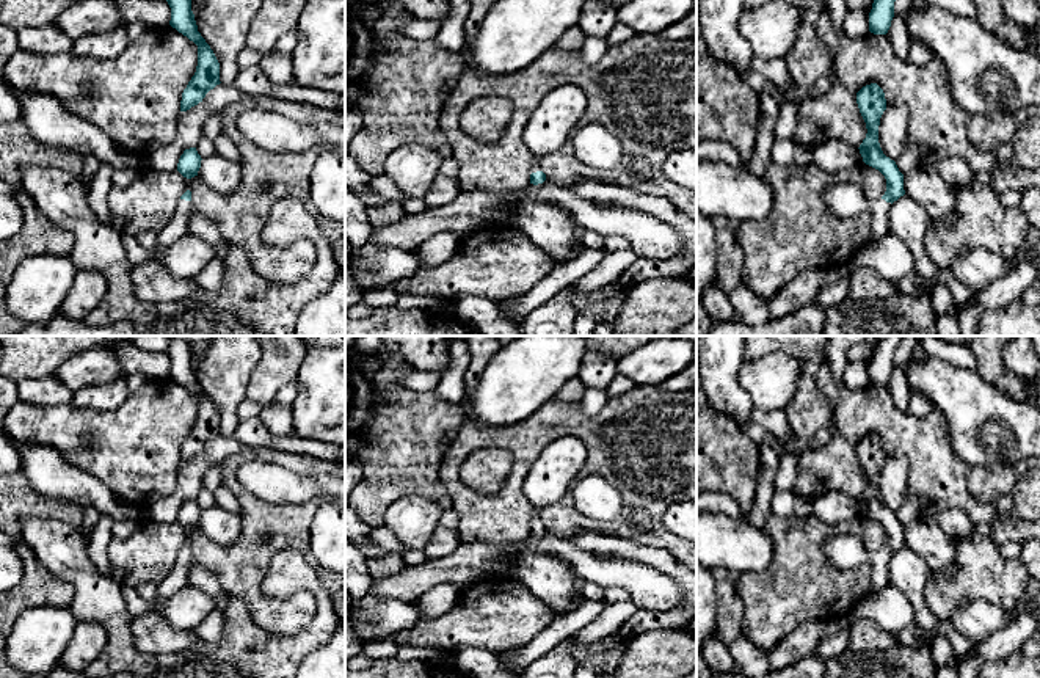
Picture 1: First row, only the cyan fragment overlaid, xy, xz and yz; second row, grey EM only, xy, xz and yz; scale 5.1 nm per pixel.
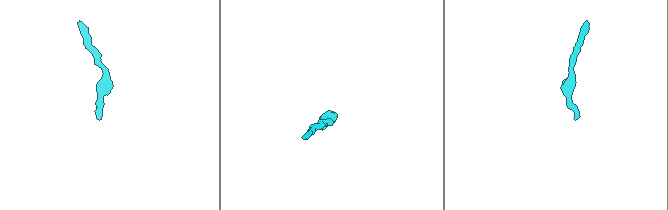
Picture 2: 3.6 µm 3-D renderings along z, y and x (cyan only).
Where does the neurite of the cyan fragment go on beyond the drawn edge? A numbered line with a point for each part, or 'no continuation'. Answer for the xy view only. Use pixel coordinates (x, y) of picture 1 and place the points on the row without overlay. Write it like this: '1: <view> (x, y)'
1: xy (178, 578)

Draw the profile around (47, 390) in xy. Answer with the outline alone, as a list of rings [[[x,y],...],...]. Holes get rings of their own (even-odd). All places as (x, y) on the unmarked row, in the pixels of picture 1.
[[[53,374],[17,381],[19,400],[38,405],[60,405],[72,402],[74,391]]]

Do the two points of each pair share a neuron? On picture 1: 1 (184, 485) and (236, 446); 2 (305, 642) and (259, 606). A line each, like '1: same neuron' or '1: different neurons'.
1: same neuron
2: different neurons

